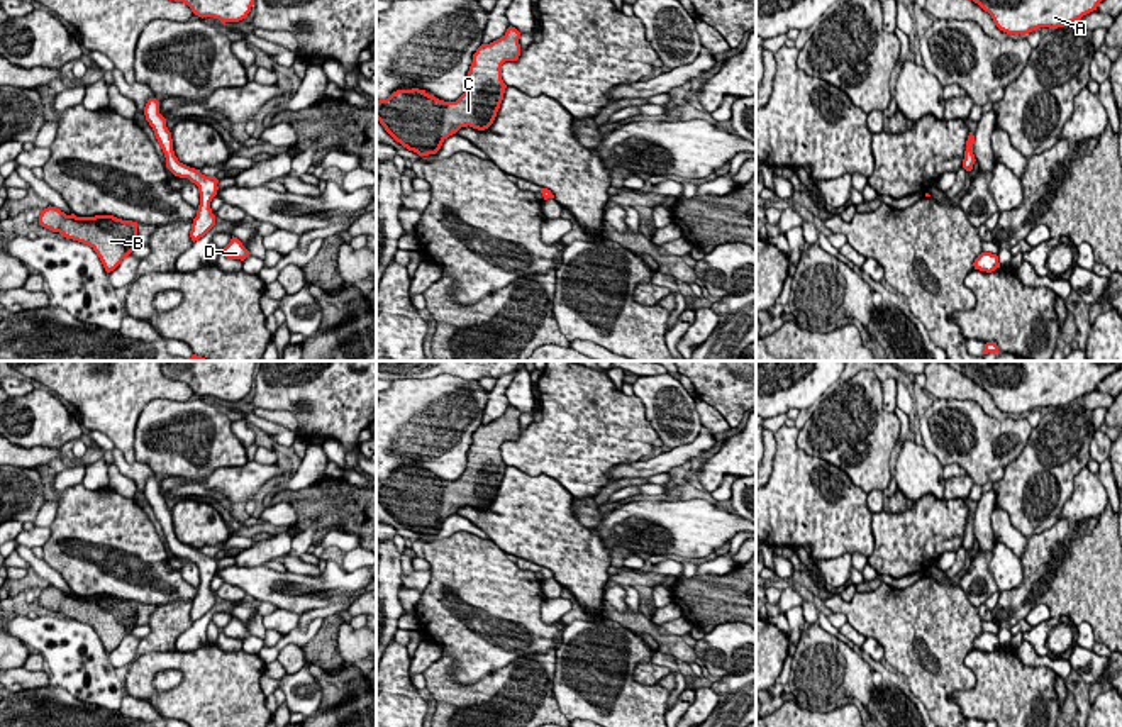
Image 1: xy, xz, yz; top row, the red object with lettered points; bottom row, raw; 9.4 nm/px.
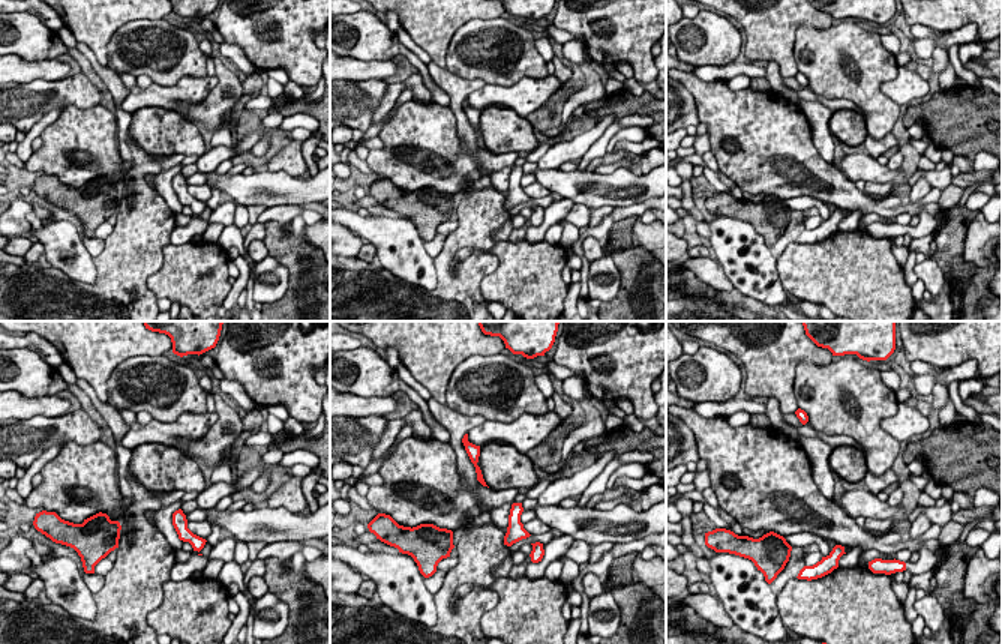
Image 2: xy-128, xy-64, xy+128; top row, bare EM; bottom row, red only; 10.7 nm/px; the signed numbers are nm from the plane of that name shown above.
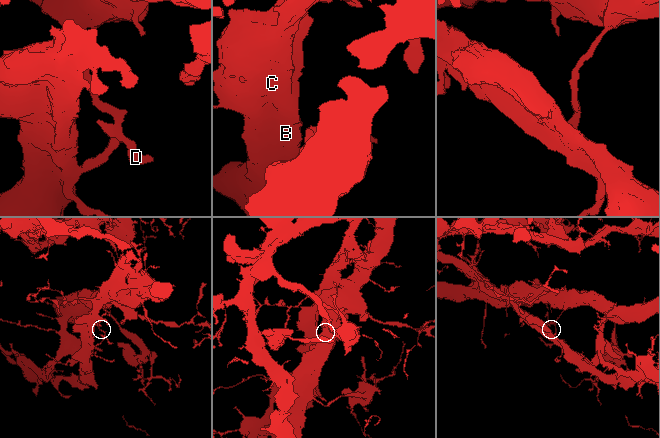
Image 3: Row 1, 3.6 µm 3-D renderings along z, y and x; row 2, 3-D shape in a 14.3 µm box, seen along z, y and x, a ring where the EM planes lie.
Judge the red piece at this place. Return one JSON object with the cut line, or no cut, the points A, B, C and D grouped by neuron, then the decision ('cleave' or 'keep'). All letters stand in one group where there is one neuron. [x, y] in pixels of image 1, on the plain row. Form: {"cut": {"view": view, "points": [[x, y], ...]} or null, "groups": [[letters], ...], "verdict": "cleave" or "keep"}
{"cut": {"view": "xy", "points": [[172, 529], [165, 536]]}, "groups": [["A"], ["B", "C", "D"]], "verdict": "cleave"}

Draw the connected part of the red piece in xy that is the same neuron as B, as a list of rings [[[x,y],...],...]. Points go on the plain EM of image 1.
[[[49,585],[41,590],[39,603],[66,619],[88,624],[107,652],[114,651],[137,627],[137,602],[114,595],[76,597]]]

